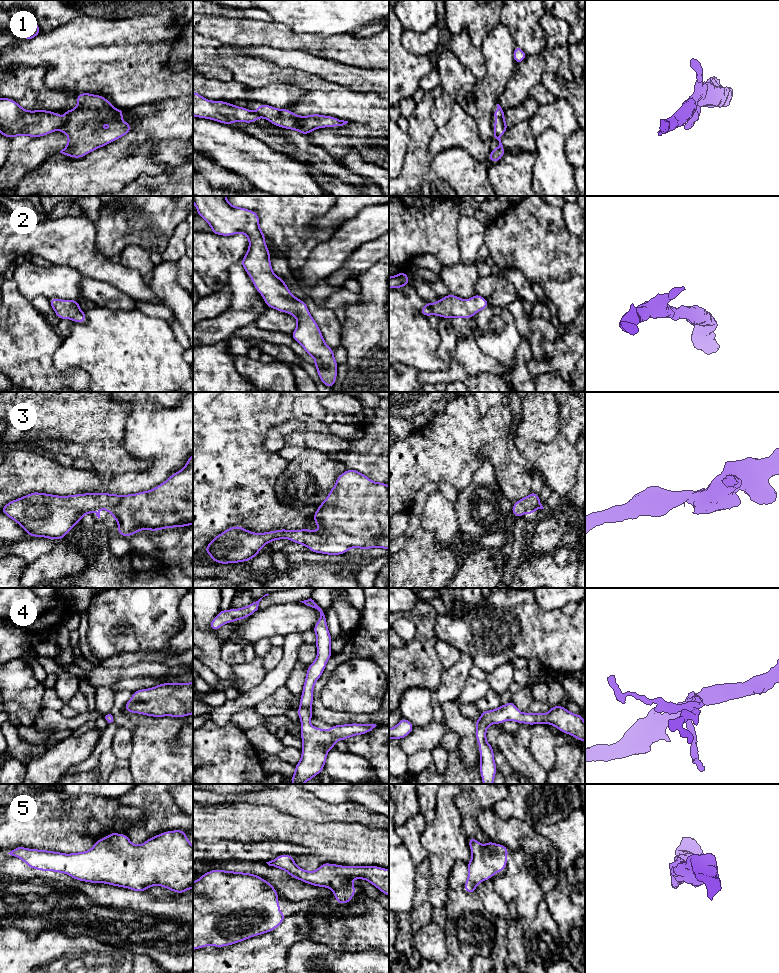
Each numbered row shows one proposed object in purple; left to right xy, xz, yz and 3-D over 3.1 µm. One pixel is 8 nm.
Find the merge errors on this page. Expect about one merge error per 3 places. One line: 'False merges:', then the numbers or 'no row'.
False merges: 1

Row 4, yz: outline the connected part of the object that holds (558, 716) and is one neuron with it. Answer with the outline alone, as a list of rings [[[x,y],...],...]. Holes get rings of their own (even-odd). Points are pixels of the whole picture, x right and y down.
[[[511,700],[497,709],[481,711],[481,716],[474,721],[476,726],[476,740],[480,752],[480,773],[483,784],[493,784],[497,767],[494,761],[493,747],[487,742],[486,732],[491,724],[502,724],[505,721],[514,721],[519,724],[551,724],[559,731],[576,737],[580,742],[585,741],[585,722],[580,714],[573,714],[565,707],[551,706],[547,714],[542,712],[533,714],[531,712],[521,713]]]

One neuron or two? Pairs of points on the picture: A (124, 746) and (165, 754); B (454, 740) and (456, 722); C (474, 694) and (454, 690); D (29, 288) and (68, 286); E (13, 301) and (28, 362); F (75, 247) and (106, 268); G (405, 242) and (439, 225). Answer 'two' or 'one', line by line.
A: two
B: two
C: two
D: one
E: one
F: one
G: one

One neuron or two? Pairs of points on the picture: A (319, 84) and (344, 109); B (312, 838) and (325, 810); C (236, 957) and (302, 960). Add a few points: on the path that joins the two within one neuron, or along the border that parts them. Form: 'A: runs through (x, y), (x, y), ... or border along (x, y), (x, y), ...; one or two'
A: runs through (327, 86), (331, 87), (344, 101); one
B: border along (296, 817), (318, 822), (342, 821); two
C: border along (301, 940), (289, 947), (285, 962); two

